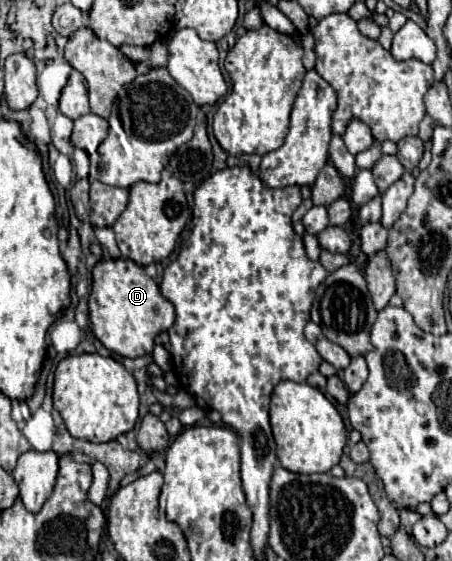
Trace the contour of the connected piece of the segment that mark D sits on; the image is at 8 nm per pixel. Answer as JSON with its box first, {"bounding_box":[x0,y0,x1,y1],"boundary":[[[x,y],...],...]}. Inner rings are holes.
{"bounding_box":[88,259,174,357],"boundary":[[[110,259],[96,263],[92,271],[92,293],[88,299],[92,331],[96,339],[116,355],[144,357],[152,355],[154,339],[160,331],[174,325],[174,305],[166,301],[142,265],[130,259]]]}

